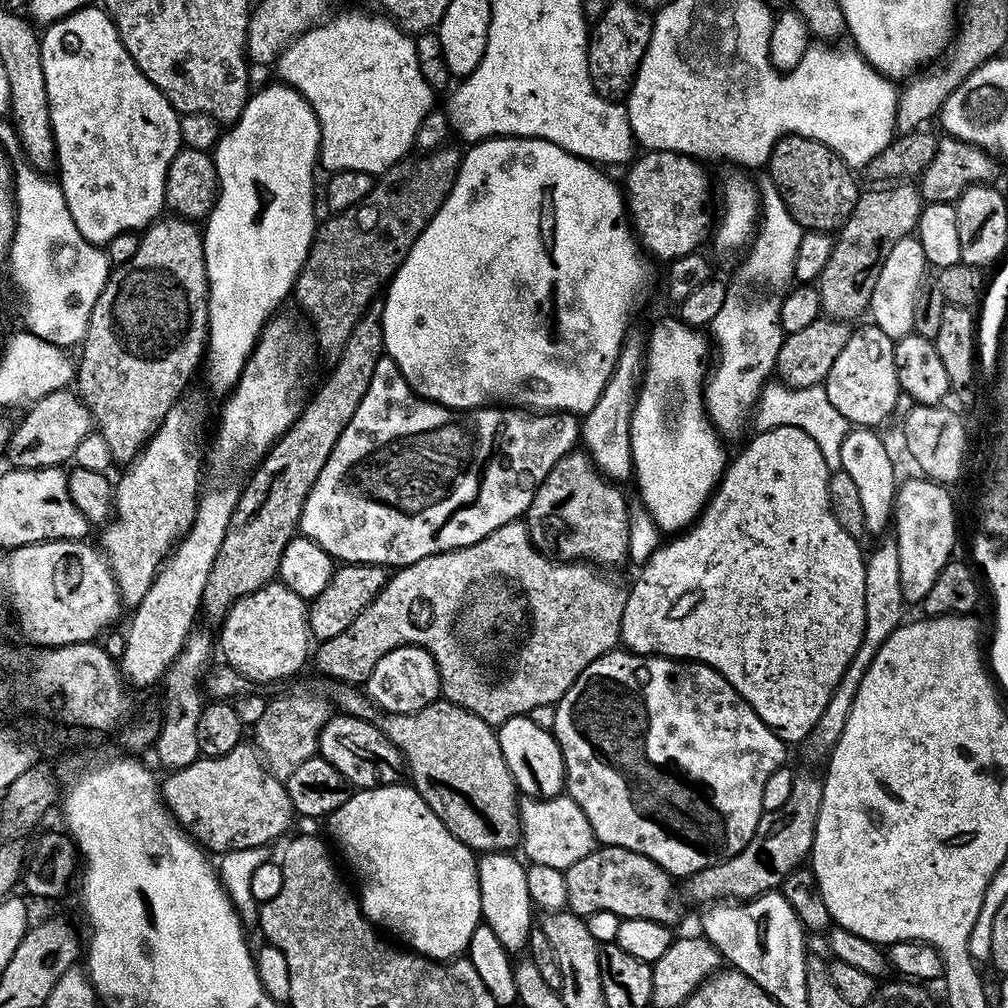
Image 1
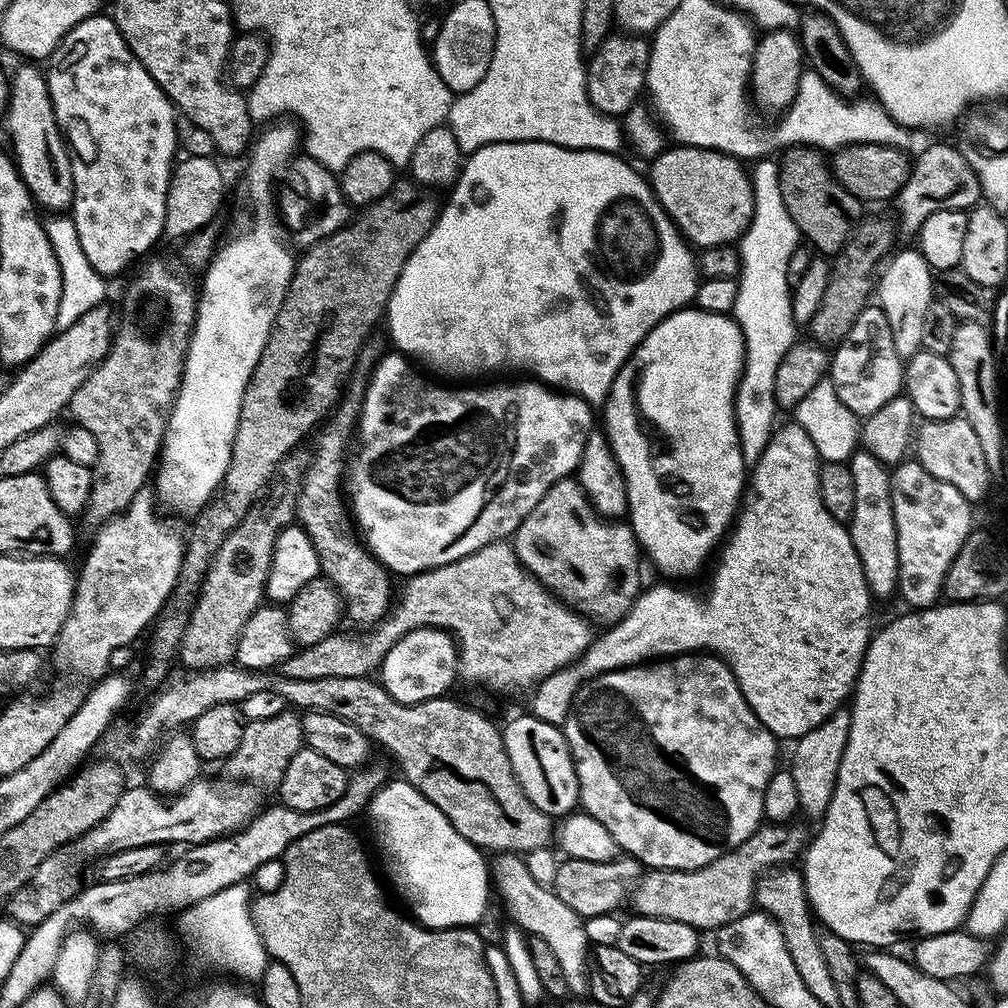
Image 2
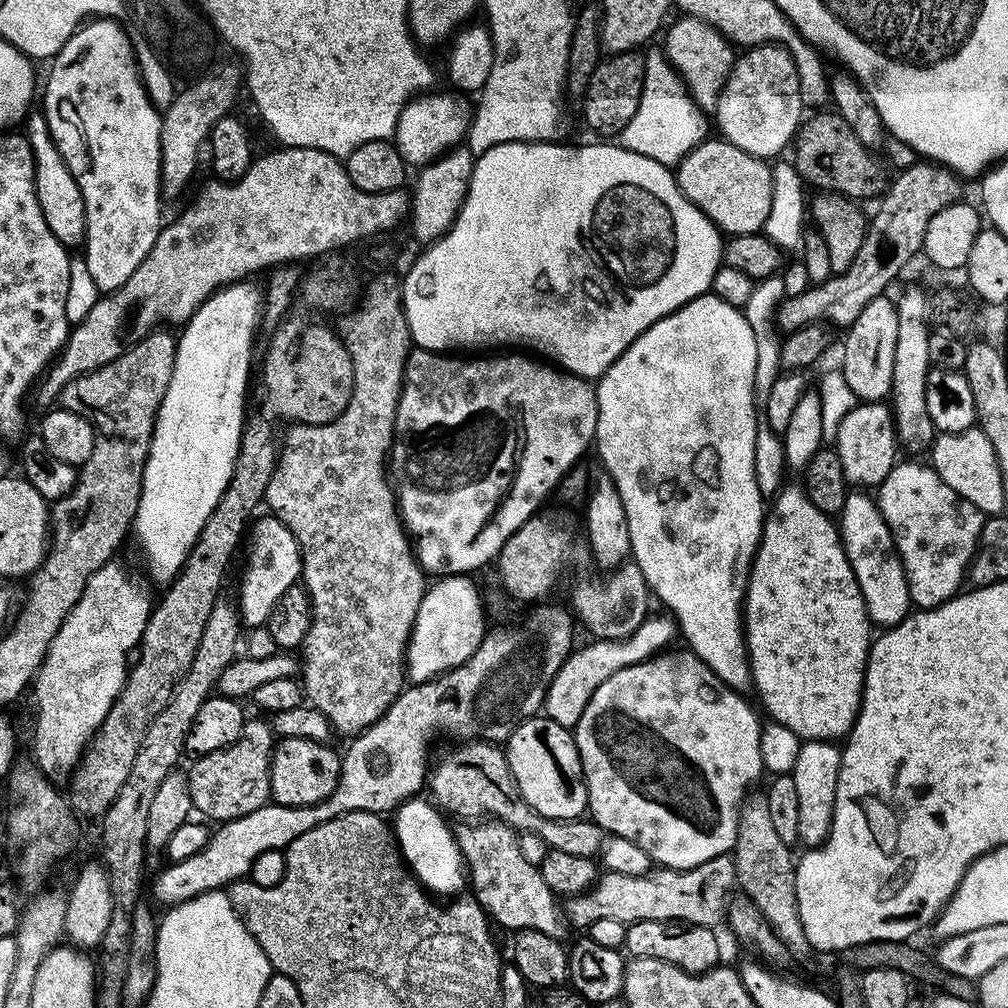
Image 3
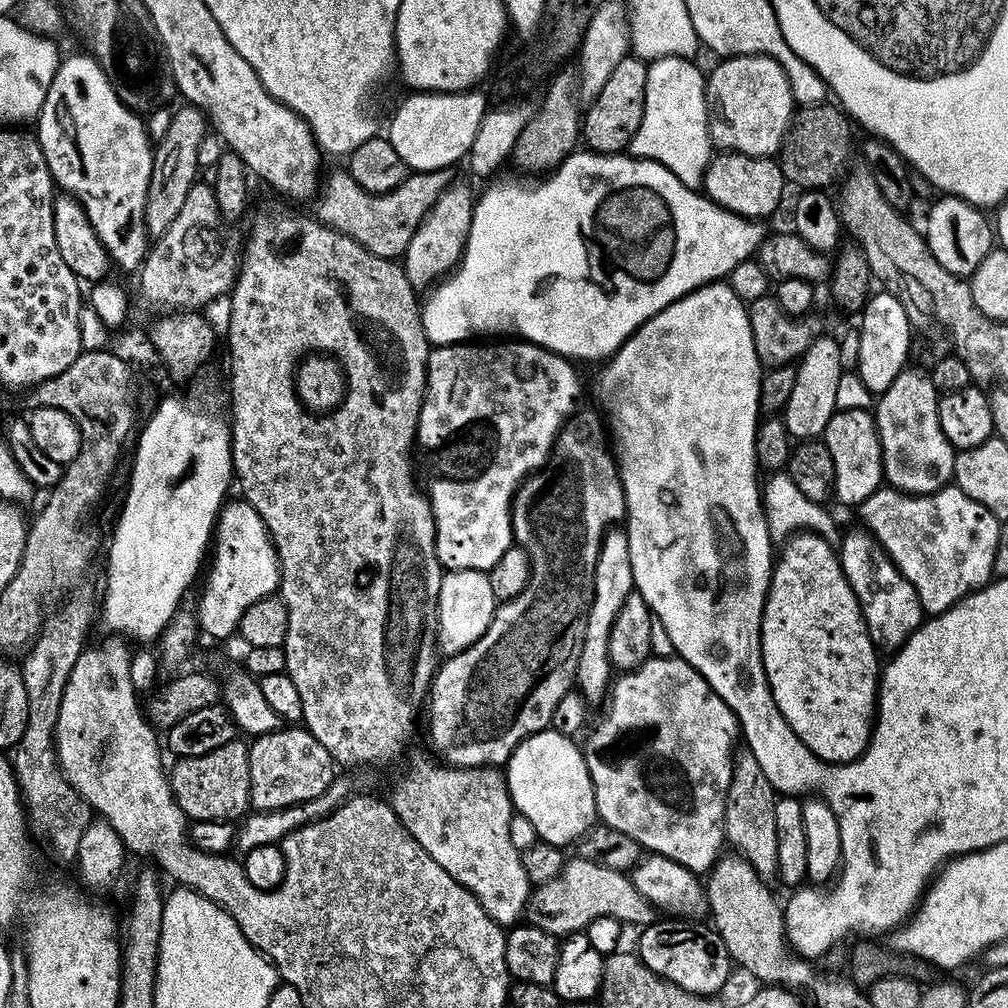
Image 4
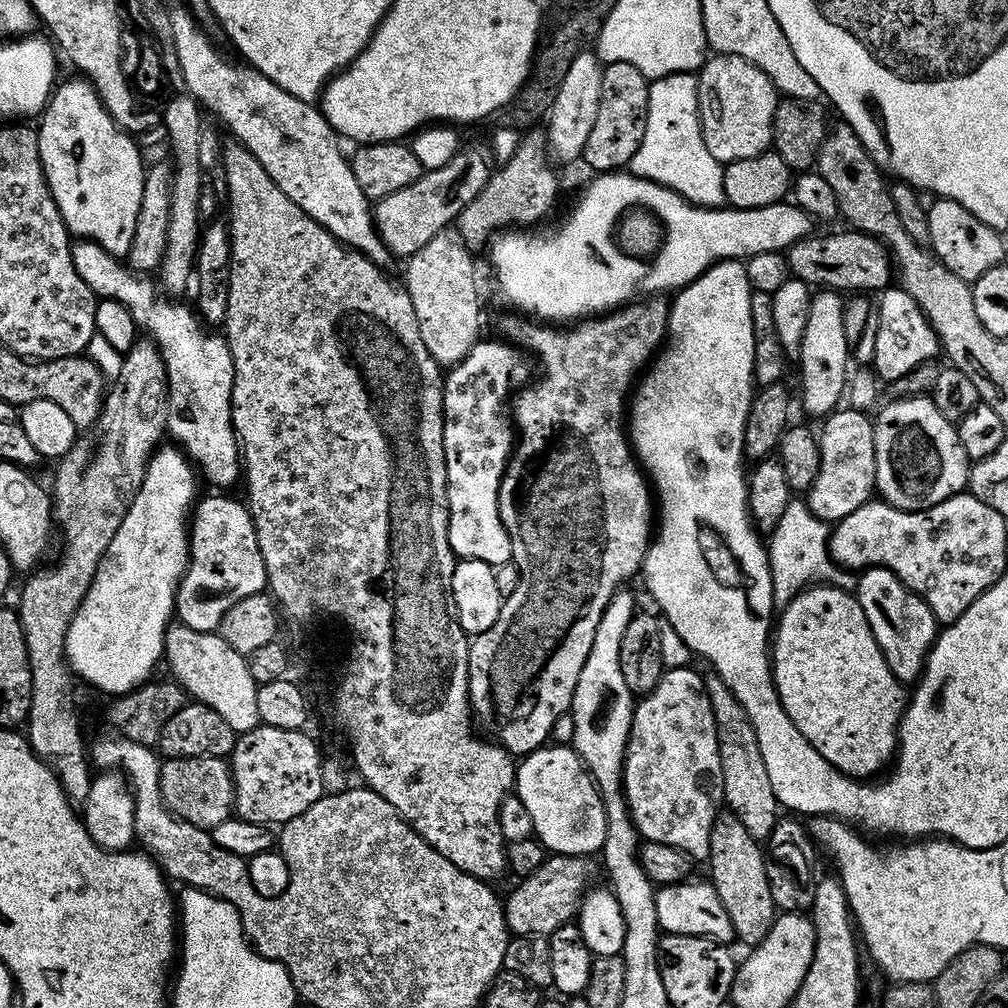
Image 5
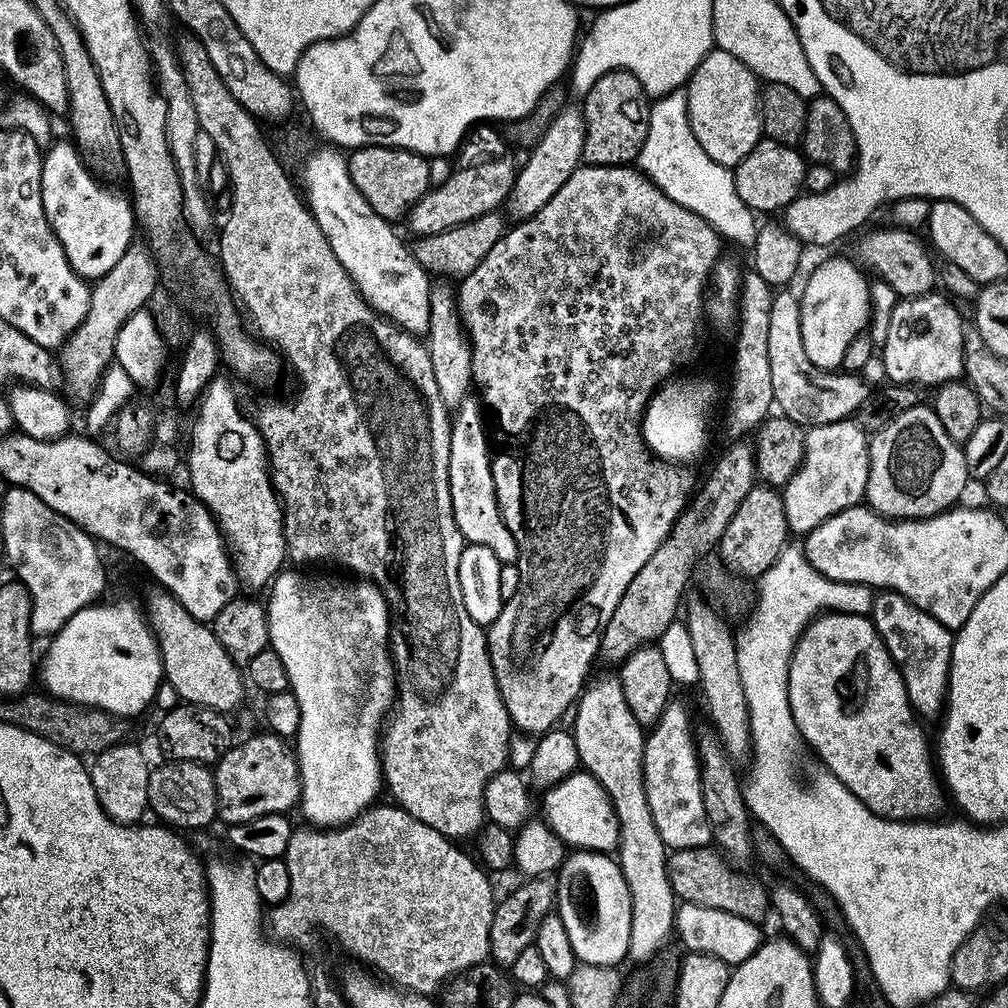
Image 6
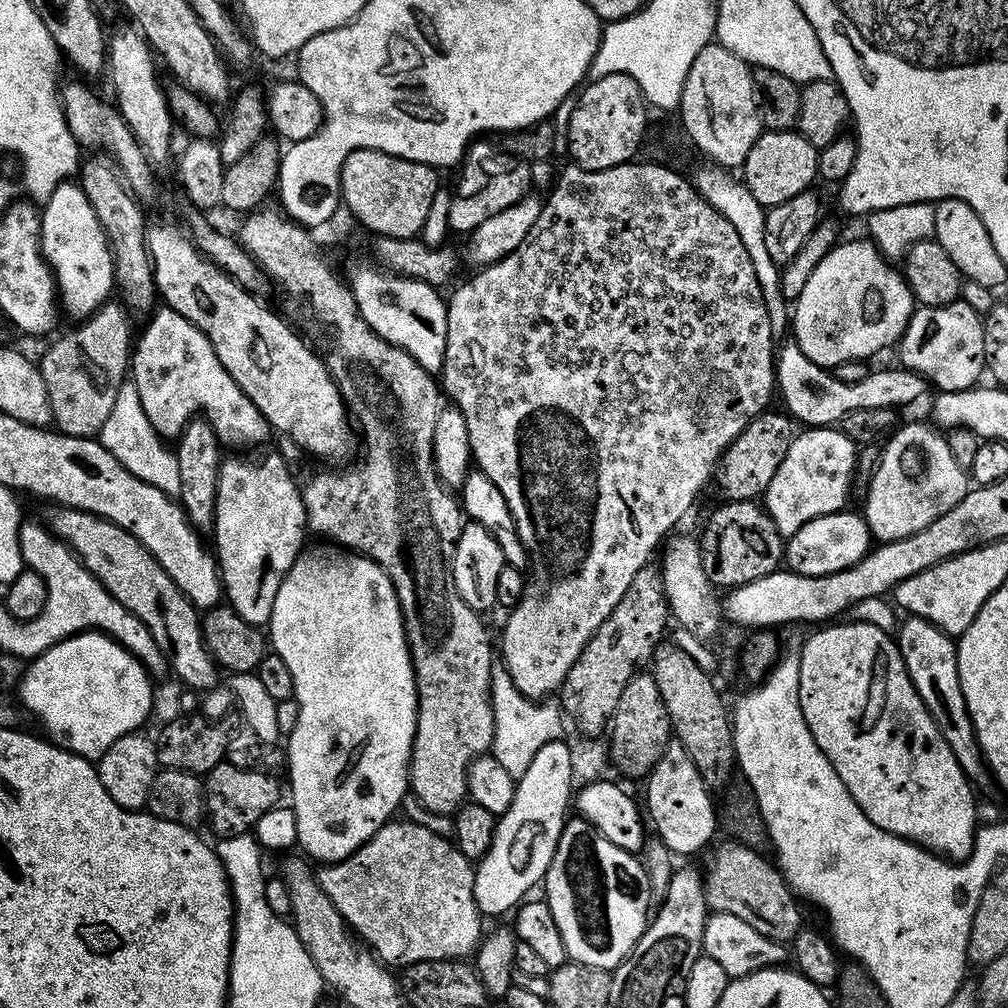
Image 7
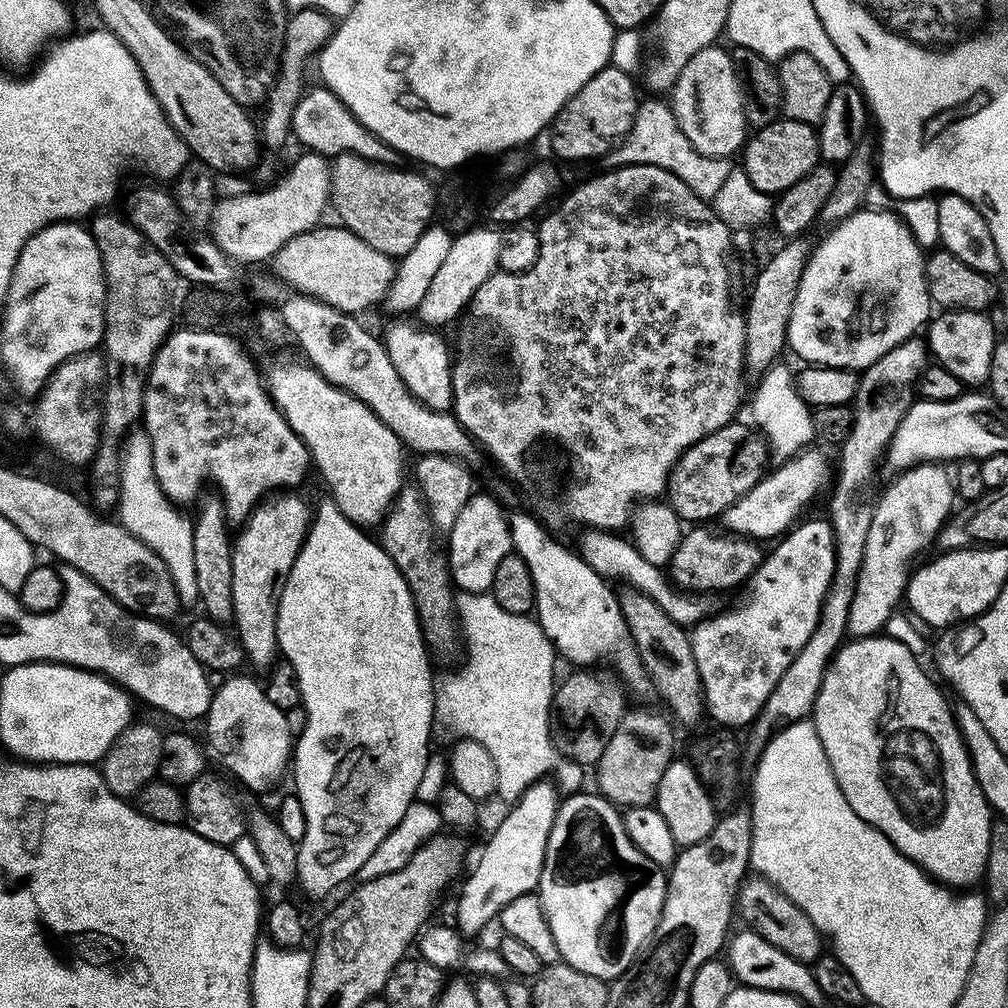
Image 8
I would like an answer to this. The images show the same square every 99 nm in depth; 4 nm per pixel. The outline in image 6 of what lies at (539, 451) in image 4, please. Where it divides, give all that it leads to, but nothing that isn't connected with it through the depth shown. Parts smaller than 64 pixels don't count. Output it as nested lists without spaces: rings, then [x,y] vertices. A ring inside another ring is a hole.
[[[467,398],[455,409],[451,417],[450,434],[450,498],[454,510],[454,522],[458,530],[470,544],[490,546],[501,564],[516,563],[516,543],[506,530],[504,519],[500,516],[500,507],[496,501],[496,487],[492,477],[492,456],[488,452],[490,440],[484,437],[484,424],[480,421],[482,408],[475,399]]]

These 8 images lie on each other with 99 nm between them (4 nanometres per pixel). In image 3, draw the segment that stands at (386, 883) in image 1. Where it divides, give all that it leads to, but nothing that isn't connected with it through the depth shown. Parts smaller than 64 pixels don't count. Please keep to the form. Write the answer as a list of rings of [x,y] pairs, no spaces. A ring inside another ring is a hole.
[[[413,798],[411,800],[406,801],[405,804],[400,805],[400,807],[397,808],[394,813],[394,819],[396,819],[396,824],[394,820],[394,835],[396,837],[397,844],[399,844],[400,846],[400,855],[404,857],[404,863],[410,869],[412,875],[415,876],[416,879],[419,880],[420,883],[424,885],[425,889],[427,889],[429,893],[437,894],[436,892],[441,892],[442,895],[444,896],[449,895],[448,897],[451,897],[453,894],[456,894],[456,893],[451,894],[451,892],[458,891],[459,888],[463,886],[463,884],[465,887],[466,861],[465,861],[464,855],[460,853],[460,847],[458,847],[456,844],[456,838],[455,838],[453,829],[450,827],[450,824],[448,828],[447,822],[443,820],[443,818],[445,819],[445,817],[442,815],[441,809],[437,807],[435,803],[429,802],[427,799],[425,799],[426,801],[420,800],[420,799],[424,799],[424,798]]]

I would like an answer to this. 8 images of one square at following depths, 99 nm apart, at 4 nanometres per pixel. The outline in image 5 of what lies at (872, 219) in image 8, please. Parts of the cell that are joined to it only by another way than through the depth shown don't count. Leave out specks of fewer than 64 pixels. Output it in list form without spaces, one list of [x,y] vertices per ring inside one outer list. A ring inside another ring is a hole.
[[[820,290],[812,297],[810,314],[804,323],[800,343],[800,380],[804,383],[804,404],[819,418],[828,416],[839,405],[846,388],[846,377],[850,371],[848,352],[850,346],[842,330],[844,300],[835,291]]]

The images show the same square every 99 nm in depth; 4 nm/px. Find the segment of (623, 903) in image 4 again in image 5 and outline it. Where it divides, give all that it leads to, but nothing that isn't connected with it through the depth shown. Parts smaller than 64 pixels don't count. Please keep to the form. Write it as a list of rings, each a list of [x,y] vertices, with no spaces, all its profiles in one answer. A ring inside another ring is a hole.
[[[549,855],[534,870],[534,874],[523,877],[508,900],[503,901],[504,921],[508,923],[513,937],[549,937],[554,930],[569,923],[577,915],[584,893],[589,891],[592,880],[592,863],[587,856]]]

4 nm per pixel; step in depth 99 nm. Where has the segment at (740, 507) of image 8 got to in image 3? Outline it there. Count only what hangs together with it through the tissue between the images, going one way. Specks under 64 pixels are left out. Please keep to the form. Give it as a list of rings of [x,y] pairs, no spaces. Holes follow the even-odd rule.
[[[883,401],[860,402],[850,410],[838,426],[834,437],[834,449],[842,462],[842,470],[849,485],[862,488],[876,488],[889,476],[897,463],[895,415]]]

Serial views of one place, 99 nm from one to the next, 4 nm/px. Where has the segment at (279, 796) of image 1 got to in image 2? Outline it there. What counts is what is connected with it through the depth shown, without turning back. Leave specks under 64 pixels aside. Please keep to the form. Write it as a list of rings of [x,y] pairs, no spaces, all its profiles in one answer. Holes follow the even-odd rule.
[[[201,778],[167,798],[157,794],[151,787],[143,787],[125,787],[114,810],[110,810],[110,814],[106,814],[106,818],[102,818],[98,826],[86,830],[86,834],[82,834],[71,844],[48,855],[42,866],[34,870],[34,878],[26,882],[26,886],[14,890],[6,905],[7,919],[31,930],[46,918],[50,918],[50,914],[54,914],[58,906],[70,902],[79,894],[82,887],[79,872],[83,870],[83,864],[87,860],[92,862],[111,852],[151,844],[165,846],[205,844],[245,828],[262,808],[262,803],[260,804],[262,794],[257,785],[247,782],[233,783],[228,778],[224,778],[224,781]]]

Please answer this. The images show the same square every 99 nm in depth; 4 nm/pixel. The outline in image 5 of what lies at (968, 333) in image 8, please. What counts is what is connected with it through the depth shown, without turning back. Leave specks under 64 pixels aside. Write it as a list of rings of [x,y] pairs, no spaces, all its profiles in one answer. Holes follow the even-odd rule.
[[[889,286],[879,293],[880,304],[874,308],[874,332],[876,341],[872,344],[871,367],[881,381],[887,382],[902,378],[914,366],[927,364],[933,359],[935,352],[941,351],[936,332],[930,322],[924,317],[924,311],[906,294],[906,290],[899,286]]]

